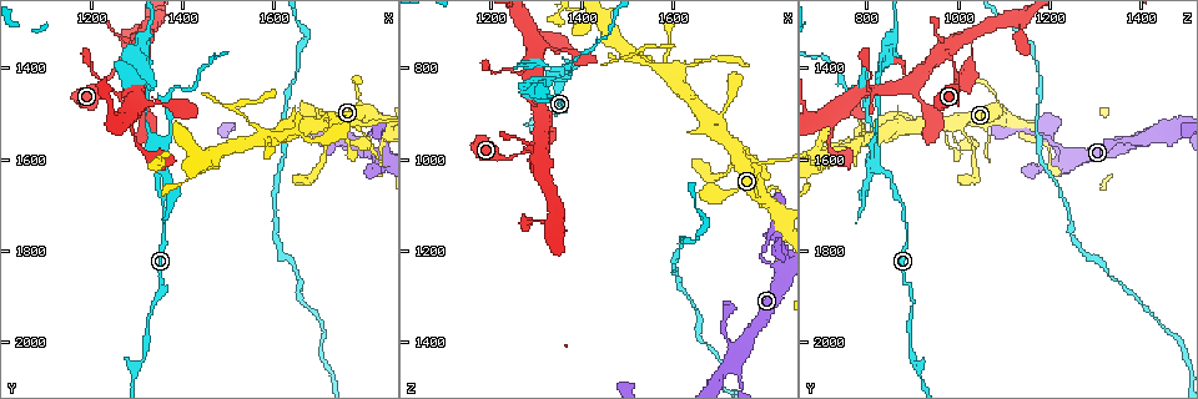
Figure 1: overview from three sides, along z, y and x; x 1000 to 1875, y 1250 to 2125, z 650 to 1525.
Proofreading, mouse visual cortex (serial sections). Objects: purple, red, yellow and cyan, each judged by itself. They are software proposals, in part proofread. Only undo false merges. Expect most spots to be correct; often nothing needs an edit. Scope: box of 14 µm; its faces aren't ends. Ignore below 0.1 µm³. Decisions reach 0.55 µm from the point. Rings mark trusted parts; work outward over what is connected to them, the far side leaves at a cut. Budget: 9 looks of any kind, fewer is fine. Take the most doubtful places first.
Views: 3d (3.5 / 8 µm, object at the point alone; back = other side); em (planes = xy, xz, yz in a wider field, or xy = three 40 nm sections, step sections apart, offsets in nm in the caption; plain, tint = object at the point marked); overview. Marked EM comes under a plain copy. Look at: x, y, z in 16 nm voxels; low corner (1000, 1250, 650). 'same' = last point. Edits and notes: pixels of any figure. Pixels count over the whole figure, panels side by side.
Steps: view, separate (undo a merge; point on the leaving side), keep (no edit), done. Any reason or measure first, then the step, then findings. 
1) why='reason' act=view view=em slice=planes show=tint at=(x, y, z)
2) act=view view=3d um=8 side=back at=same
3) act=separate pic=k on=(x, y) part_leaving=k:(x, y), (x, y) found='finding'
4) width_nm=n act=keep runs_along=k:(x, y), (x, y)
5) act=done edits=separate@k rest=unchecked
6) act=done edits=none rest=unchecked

why='abrupt turn' act=view view=3d um=8 at=(1355, 1605, 810)

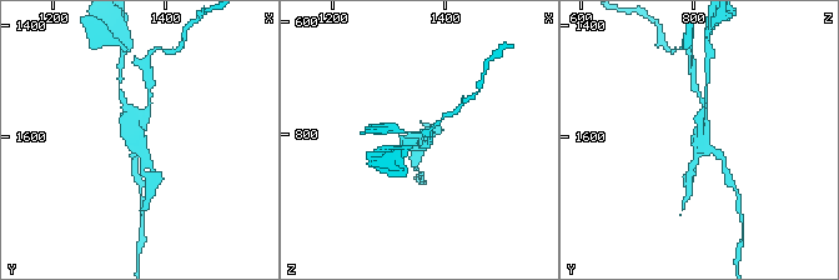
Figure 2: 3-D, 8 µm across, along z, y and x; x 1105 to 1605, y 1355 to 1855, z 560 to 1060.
act=view view=3d um=3.5 at=(1355, 1600, 820)

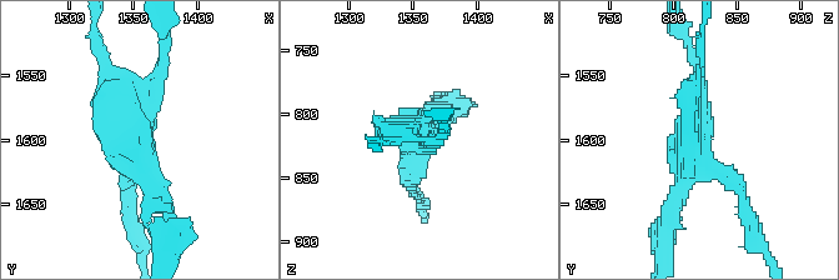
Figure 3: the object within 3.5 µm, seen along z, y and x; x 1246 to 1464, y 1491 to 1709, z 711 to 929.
act=view view=em slice=planes show=tint at=(1352, 1600, 814)

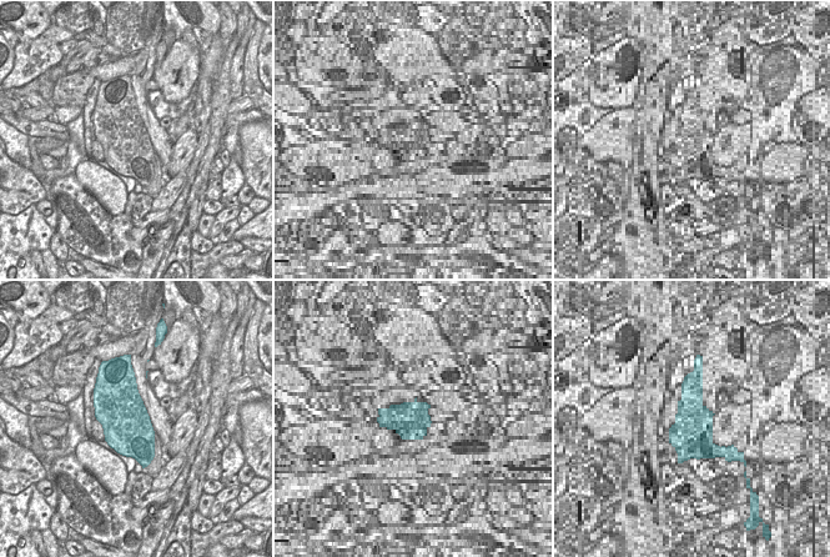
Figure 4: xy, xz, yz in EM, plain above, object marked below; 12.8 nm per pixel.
act=separate pic=3 on=(688, 88) part_leaving=3:(132, 146), (132, 108), (98, 39) found='two cells meet here'

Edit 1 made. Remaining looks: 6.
why='redraw' act=view view=overview

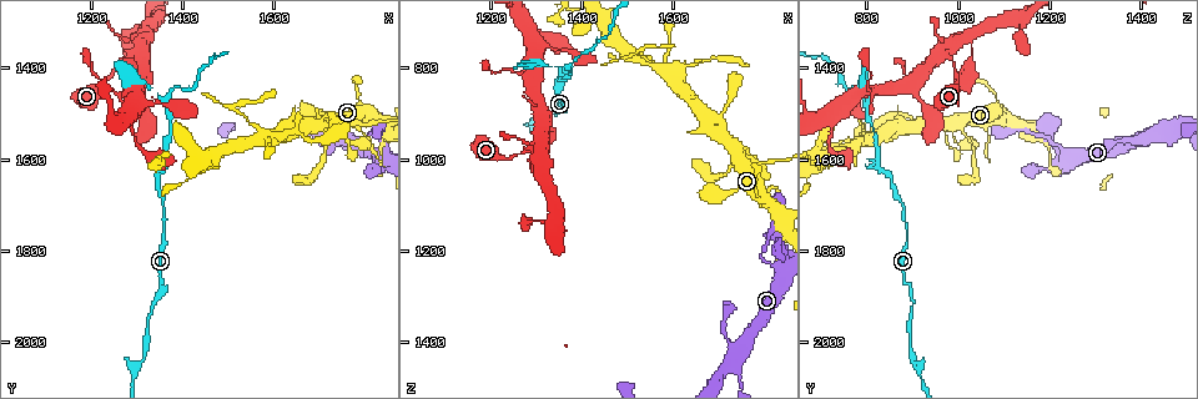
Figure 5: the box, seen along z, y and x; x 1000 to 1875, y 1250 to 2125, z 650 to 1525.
act=view view=em slice=xy step=5 show=tint at=(1370, 1470, 800)

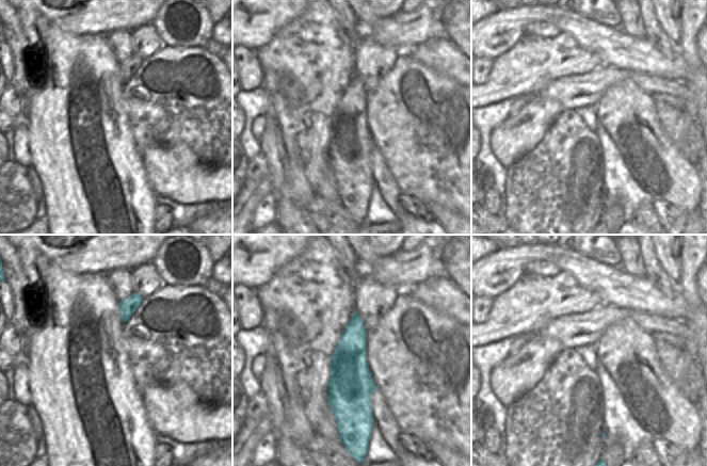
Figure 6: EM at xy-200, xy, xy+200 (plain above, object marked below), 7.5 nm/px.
why='see where the arms go' act=view view=3d um=3.5 at=same

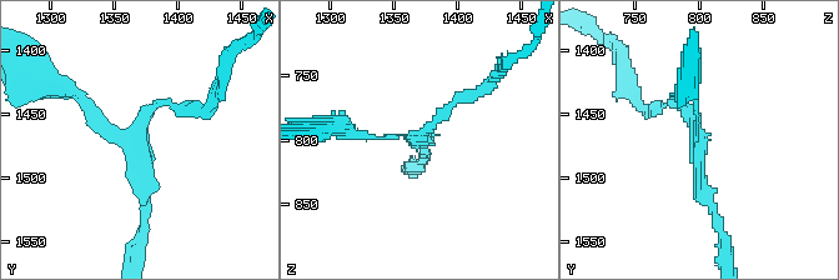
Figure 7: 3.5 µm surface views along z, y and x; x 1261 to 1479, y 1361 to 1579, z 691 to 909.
act=keep found='one cell here'

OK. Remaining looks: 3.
why='small branch off a trunk' act=view view=3d um=8 at=(1750, 1530, 995)

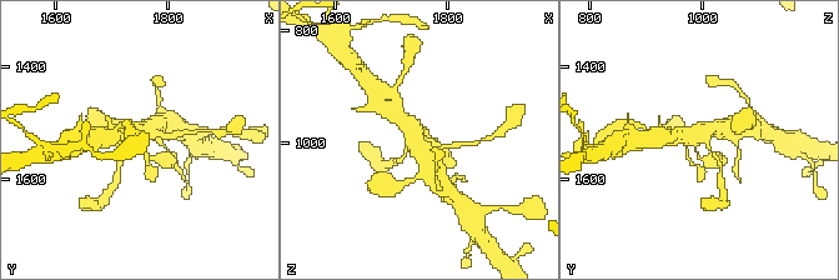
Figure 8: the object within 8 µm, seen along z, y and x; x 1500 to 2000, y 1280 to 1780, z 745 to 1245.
act=view view=em slice=xy step=5 show=tint at=(1745, 1535, 995)

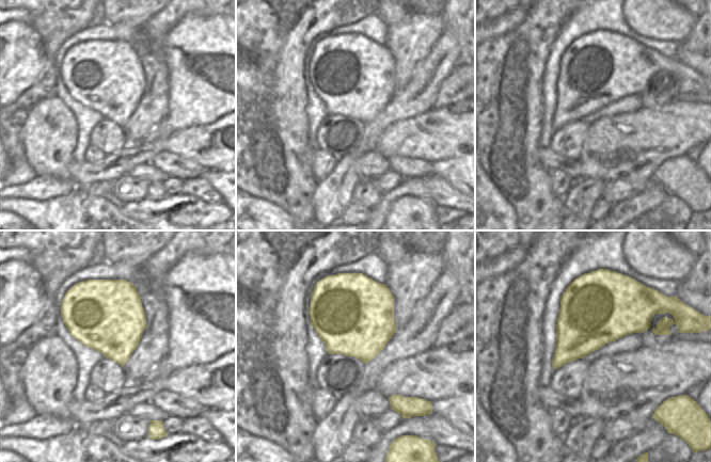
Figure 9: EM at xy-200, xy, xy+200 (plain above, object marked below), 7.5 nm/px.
act=keep runs_along=8:(149, 128), (135, 135), (144, 151), (160, 159) found='one cell here'

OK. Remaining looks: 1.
act=done edits=separate@3 rest=unchecked

